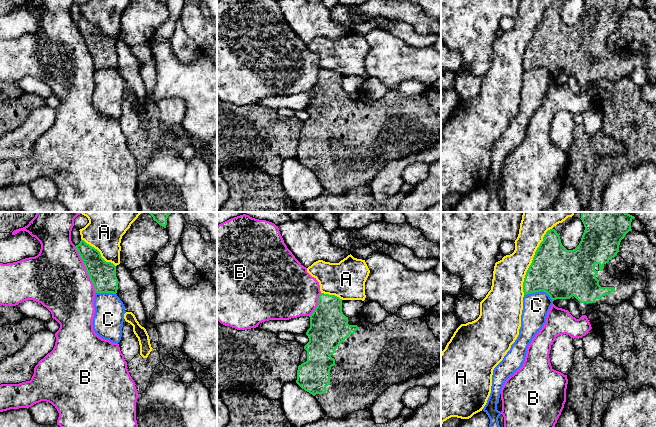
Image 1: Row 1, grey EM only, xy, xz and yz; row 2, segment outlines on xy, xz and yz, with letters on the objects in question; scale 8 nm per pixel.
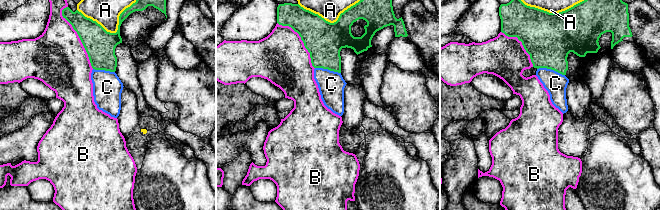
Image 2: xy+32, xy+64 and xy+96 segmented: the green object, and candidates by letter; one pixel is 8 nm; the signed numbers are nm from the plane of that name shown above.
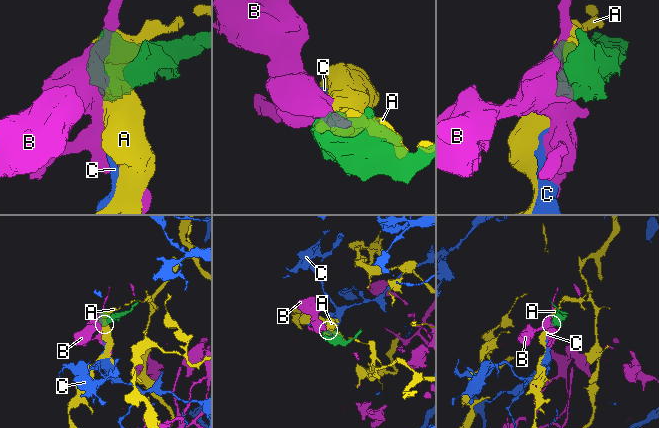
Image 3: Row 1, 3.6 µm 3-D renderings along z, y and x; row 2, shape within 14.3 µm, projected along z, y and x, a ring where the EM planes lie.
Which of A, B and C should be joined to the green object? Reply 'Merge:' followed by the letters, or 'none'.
Merge: none

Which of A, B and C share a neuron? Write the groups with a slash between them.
A / B / C

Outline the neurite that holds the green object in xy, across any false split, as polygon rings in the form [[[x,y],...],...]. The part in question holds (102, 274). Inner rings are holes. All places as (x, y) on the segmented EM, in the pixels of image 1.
[[[82,239],[75,247],[83,260],[95,292],[116,294],[118,290],[116,266],[111,262],[106,262],[97,249]]]

